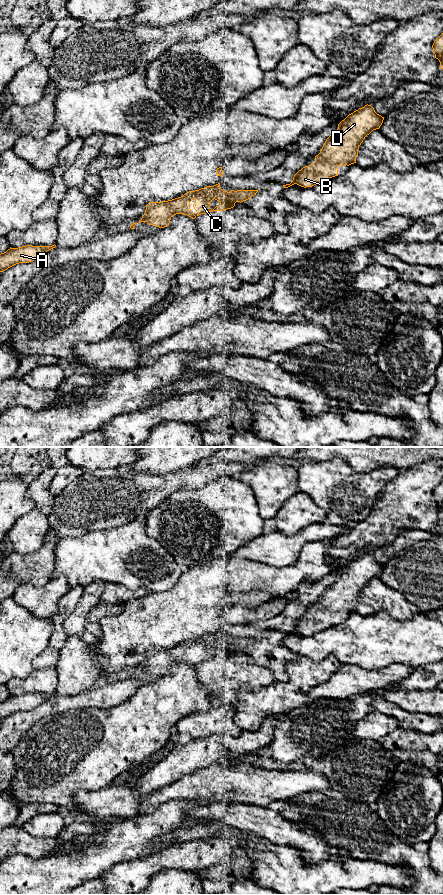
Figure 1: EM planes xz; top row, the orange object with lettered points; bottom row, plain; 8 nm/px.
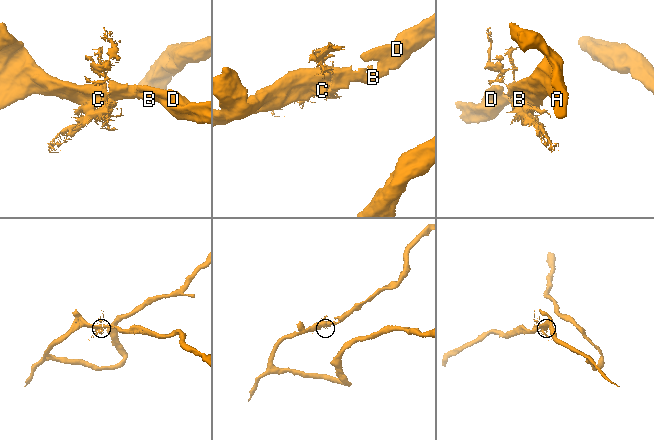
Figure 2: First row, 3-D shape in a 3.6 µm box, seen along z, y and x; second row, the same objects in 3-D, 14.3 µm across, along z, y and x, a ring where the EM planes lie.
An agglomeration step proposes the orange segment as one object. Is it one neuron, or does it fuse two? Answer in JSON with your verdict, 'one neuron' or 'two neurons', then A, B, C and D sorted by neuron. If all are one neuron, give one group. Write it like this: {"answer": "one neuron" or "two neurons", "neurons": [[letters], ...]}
{"answer": "one neuron", "neurons": [["A", "B", "C", "D"]]}

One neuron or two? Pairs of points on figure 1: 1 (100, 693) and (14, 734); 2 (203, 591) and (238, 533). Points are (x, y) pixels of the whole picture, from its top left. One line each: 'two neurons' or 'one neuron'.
1: one neuron
2: two neurons

